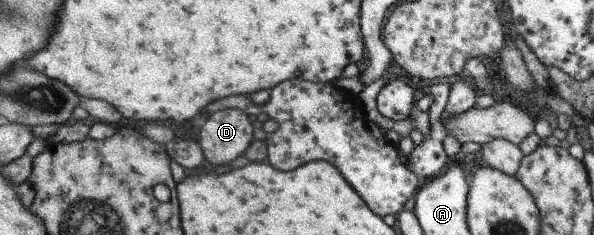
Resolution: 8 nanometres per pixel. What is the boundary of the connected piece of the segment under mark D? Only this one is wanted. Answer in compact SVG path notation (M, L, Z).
M231 108L216 111L207 117L207 122L200 129L200 146L204 157L213 165L231 164L238 157L243 157L253 141L253 126L248 114Z

